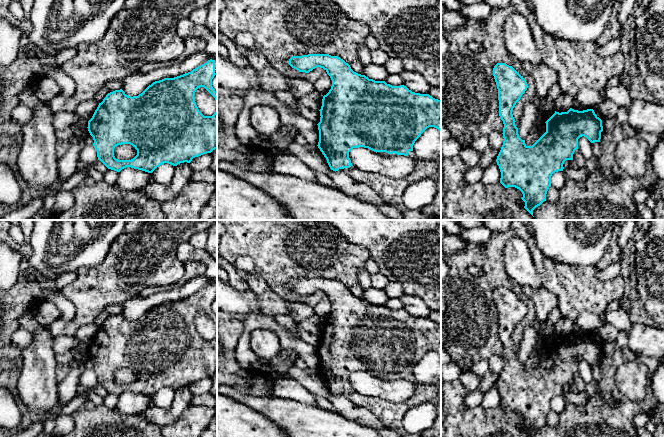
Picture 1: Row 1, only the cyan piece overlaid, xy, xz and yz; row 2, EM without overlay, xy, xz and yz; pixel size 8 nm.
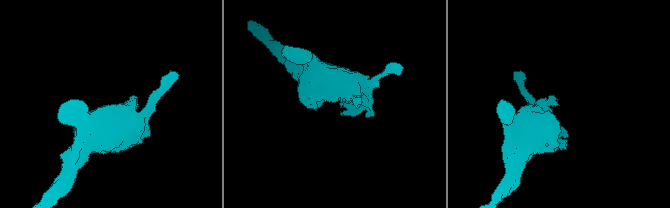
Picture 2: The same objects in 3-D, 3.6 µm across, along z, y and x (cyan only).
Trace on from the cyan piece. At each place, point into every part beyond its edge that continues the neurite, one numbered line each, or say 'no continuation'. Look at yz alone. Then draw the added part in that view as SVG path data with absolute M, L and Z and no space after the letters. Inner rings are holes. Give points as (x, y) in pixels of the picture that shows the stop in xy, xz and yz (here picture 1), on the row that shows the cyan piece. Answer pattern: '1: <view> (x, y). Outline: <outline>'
no continuation

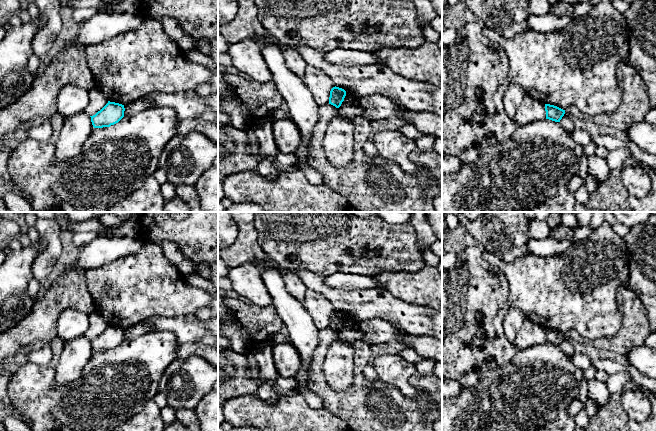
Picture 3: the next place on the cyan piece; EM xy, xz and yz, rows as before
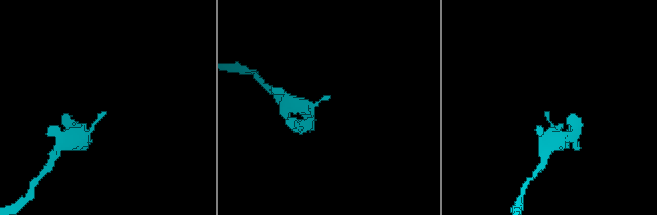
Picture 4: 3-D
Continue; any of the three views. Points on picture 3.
no continuation

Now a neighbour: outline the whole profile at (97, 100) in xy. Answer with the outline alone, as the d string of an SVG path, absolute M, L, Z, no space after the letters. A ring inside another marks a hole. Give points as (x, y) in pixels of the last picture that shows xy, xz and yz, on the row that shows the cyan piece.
M97 86L89 90L88 94L89 102L84 112L89 116L93 116L108 103L108 99Z

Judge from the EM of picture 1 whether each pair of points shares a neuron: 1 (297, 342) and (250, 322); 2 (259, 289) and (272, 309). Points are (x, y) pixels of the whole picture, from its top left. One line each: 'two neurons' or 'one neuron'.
1: one neuron
2: one neuron

